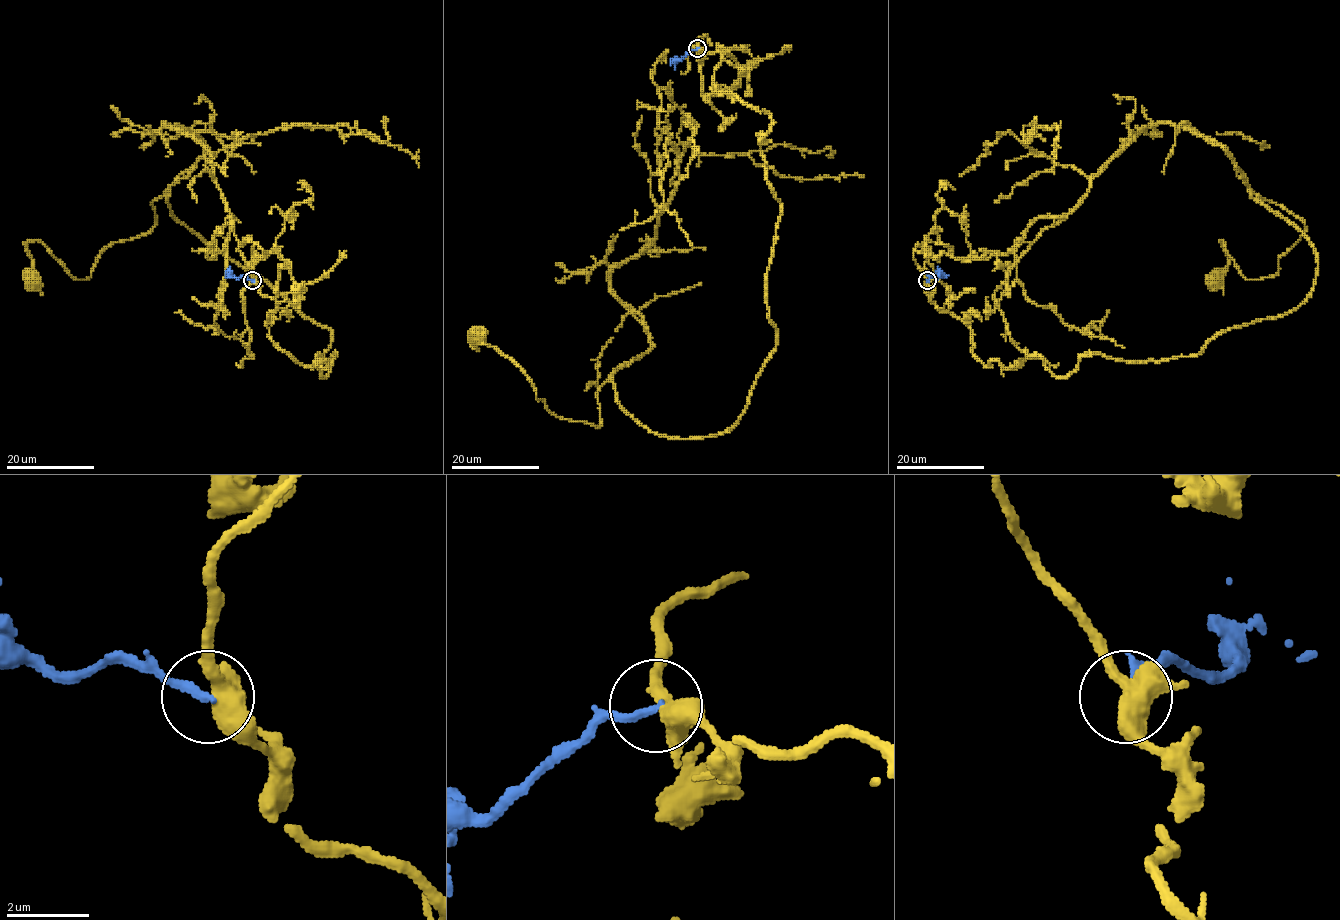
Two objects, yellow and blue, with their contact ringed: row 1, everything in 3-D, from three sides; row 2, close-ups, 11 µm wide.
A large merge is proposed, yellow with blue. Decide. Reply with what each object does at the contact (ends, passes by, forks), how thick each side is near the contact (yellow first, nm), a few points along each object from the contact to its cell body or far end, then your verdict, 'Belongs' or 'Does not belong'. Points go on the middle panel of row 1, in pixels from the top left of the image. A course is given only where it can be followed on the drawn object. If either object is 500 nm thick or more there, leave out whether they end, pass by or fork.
At the ring yellow forks. At the ring blue ends. Thickness 440 nm (yellow) against 200 nm. Course of yellow: (698, 48), (772, 122), (776, 345), (745, 412), (661, 436), (614, 370), (600, 425), (570, 421), (476, 335). Course of blue: (697, 48), (670, 66). Does not belong

